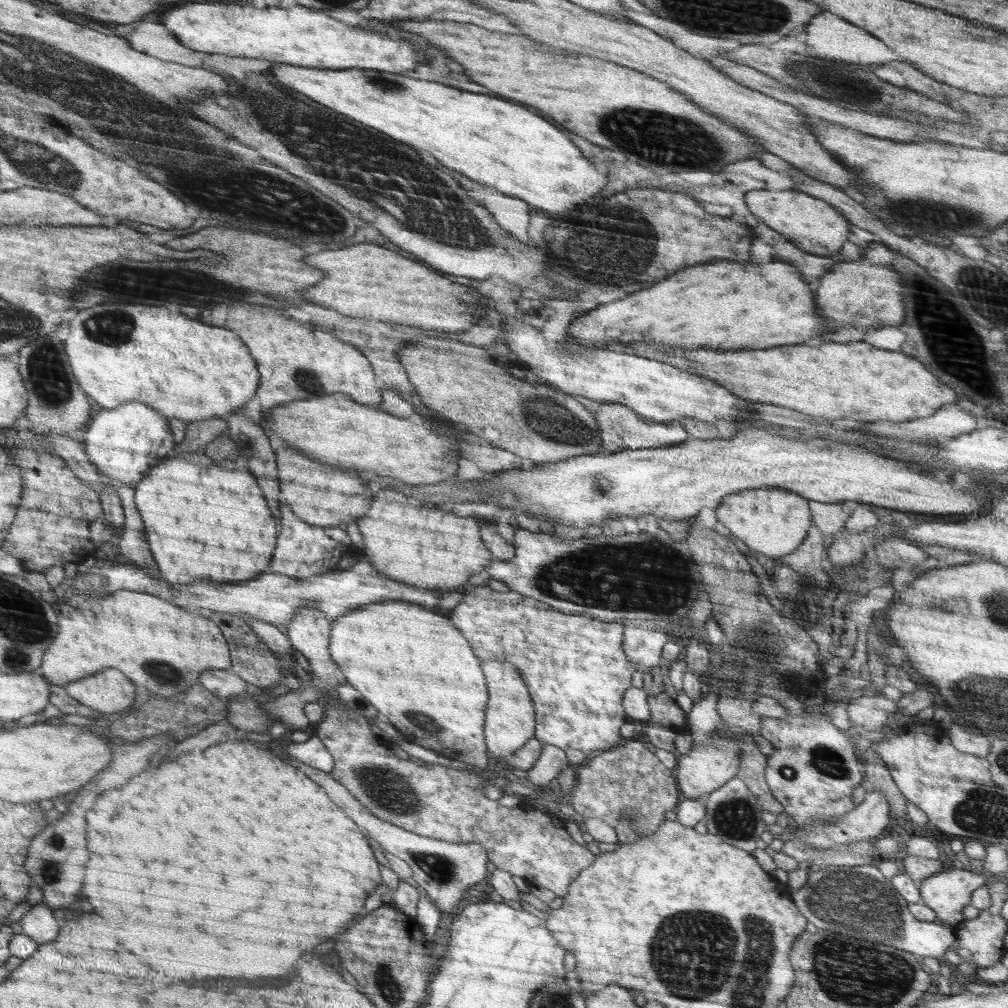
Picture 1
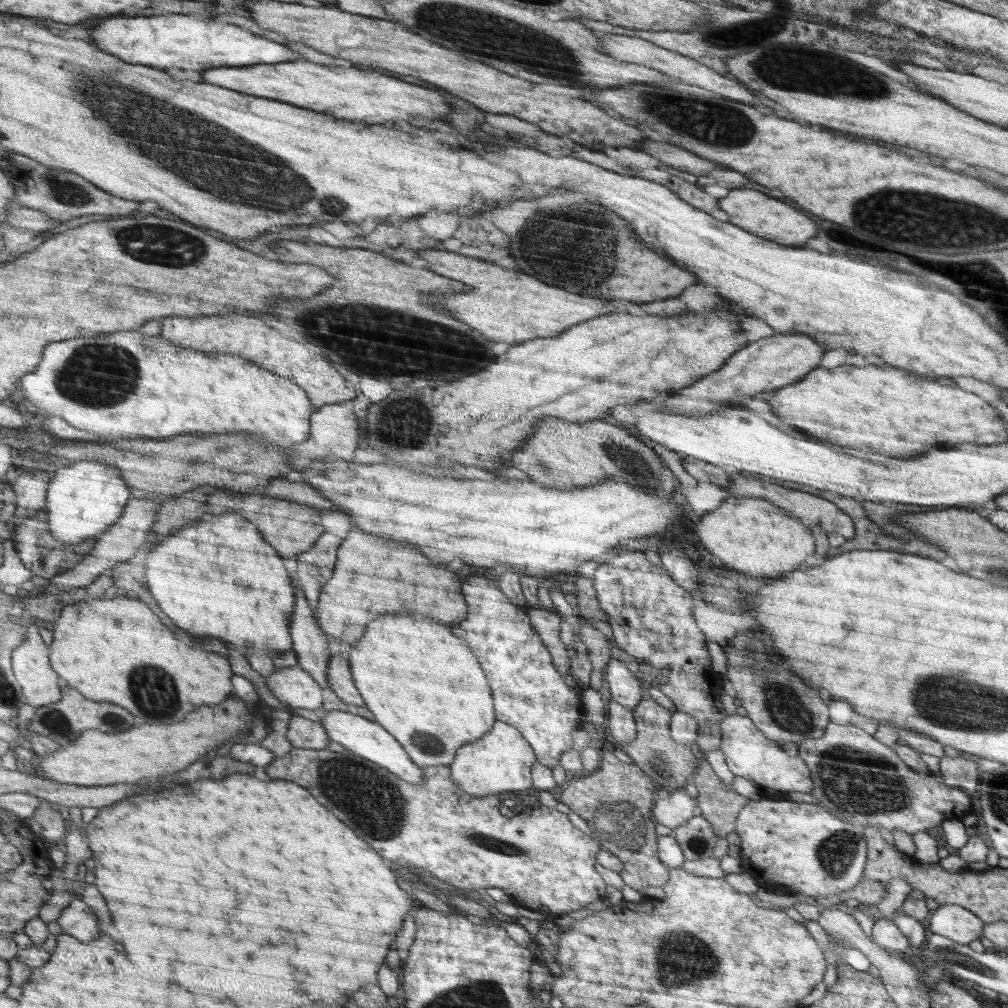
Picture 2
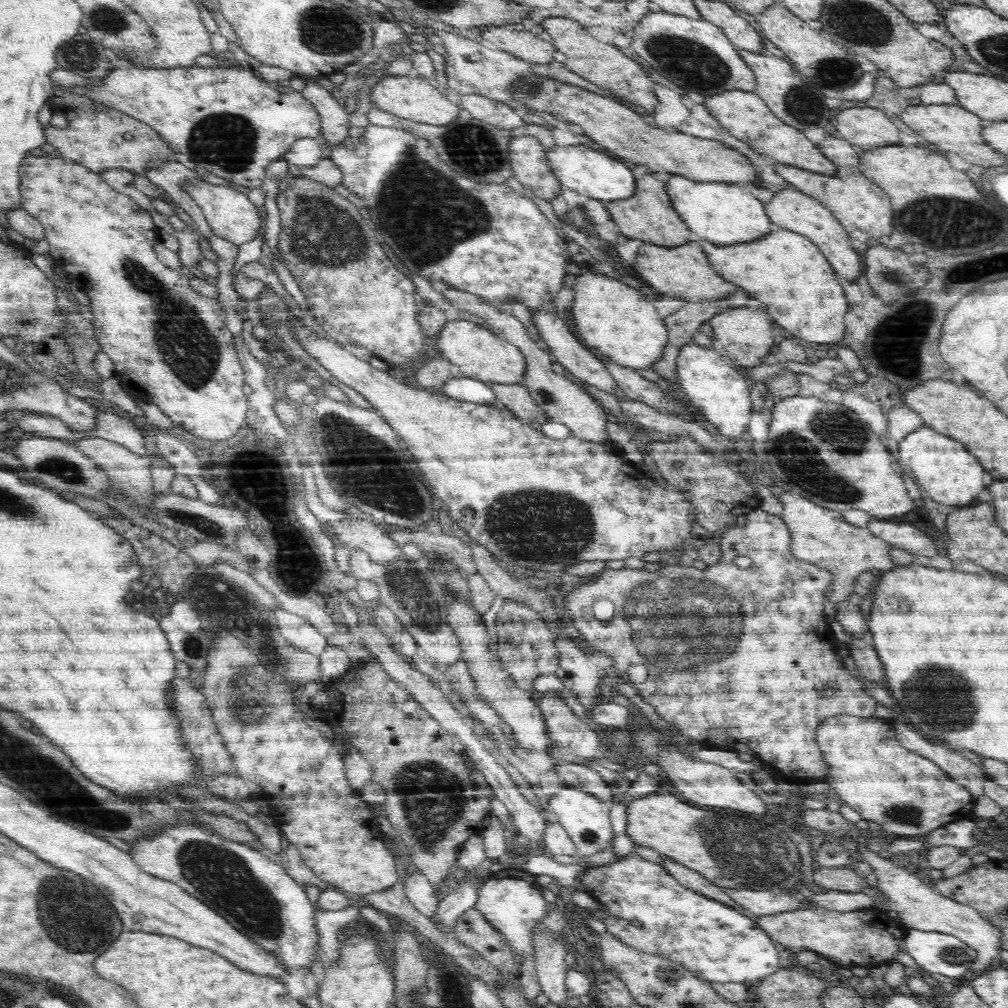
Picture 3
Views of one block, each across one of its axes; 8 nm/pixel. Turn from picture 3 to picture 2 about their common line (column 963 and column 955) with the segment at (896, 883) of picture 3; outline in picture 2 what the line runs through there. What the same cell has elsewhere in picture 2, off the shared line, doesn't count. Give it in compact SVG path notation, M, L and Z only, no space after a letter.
M957 904L940 905L928 917L930 933L940 934L960 944L969 944L983 935L983 920L971 909Z

